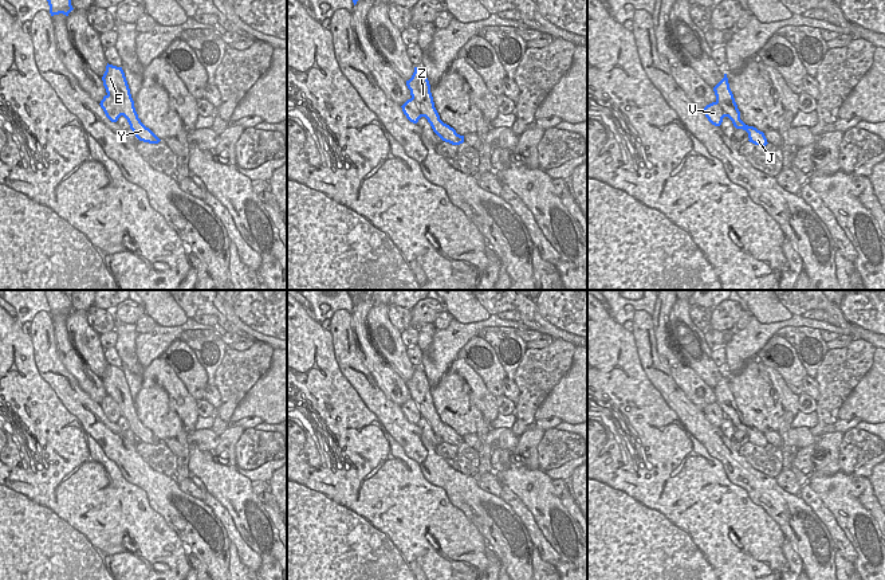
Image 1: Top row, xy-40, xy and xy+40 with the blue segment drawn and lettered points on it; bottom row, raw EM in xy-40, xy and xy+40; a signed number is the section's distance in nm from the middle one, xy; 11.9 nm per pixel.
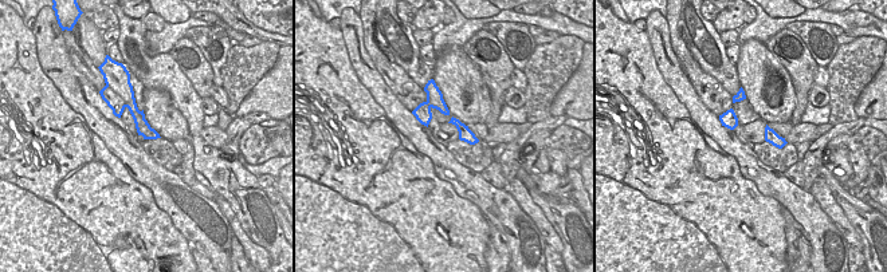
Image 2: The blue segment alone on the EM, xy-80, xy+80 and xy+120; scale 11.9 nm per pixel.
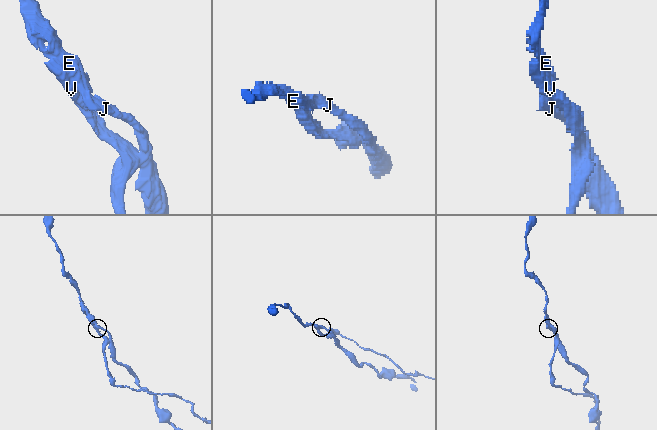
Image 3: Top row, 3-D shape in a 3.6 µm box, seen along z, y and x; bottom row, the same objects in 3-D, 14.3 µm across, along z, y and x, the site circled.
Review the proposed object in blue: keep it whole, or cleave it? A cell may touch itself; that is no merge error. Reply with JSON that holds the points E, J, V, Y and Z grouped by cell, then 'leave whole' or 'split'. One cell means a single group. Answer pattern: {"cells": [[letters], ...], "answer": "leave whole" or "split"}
{"cells": [["E", "J", "Y", "Z"], ["V"]], "answer": "split"}

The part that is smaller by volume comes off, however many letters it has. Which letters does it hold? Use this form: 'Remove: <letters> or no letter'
Remove: V

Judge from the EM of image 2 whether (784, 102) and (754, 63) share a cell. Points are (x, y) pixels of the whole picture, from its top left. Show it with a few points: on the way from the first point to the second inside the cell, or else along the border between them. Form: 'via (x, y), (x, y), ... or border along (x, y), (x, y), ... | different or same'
via (770, 107), (761, 94), (761, 78) | same

